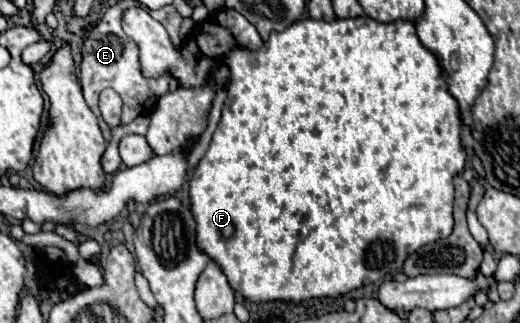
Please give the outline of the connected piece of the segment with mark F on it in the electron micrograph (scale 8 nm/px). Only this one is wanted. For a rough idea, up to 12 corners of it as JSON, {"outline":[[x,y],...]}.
{"outline":[[300,19],[190,179],[248,303],[452,233],[460,111],[410,21]]}

